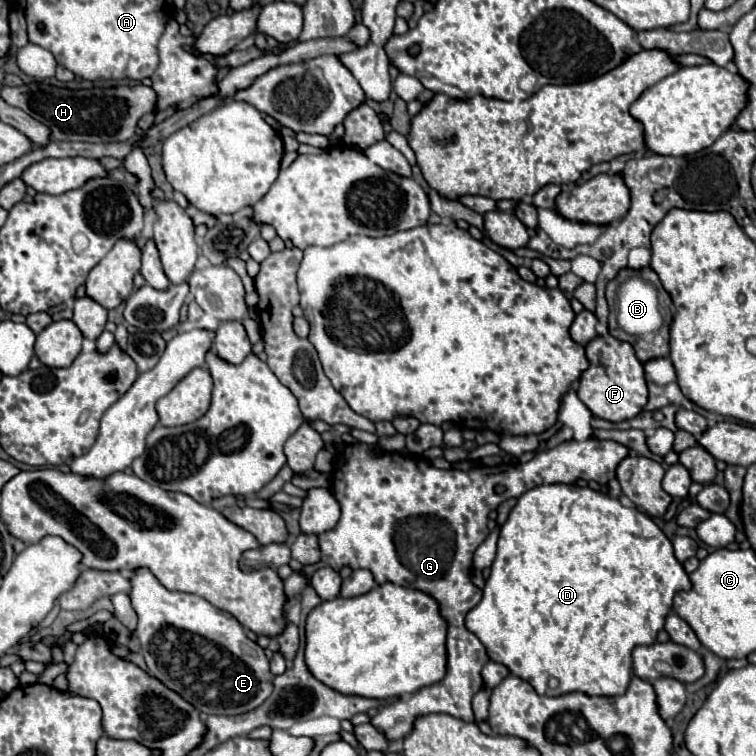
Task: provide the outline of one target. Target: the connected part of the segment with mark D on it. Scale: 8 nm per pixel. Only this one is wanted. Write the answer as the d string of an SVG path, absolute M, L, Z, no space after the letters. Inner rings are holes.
M569 484L541 485L519 496L507 522L501 526L499 542L497 542L497 556L491 566L491 576L487 578L487 584L483 588L483 600L465 616L465 626L485 644L491 660L505 664L511 670L511 674L517 674L519 678L527 680L541 696L561 696L569 692L581 692L587 696L619 696L627 690L631 674L633 674L631 670L633 648L639 644L653 644L657 640L657 632L663 628L665 618L671 612L673 596L679 590L689 590L689 588L691 588L691 580L683 564L675 558L673 544L645 512L633 506L627 508L617 498L611 498L589 487ZM549 678L557 680L555 690L549 688Z

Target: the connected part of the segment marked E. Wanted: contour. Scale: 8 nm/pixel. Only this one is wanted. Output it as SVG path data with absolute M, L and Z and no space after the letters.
M135 568L131 576L131 604L139 616L137 638L141 642L141 654L149 666L149 674L165 682L171 690L181 694L187 702L197 706L201 714L245 714L261 706L271 690L273 676L269 672L269 660L263 648L257 642L249 640L243 632L243 626L229 614L215 606L211 606L201 596L189 596L183 592L167 590L149 568Z

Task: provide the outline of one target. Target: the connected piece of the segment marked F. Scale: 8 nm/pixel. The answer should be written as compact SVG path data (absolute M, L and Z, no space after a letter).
M597 336L587 344L587 358L591 366L581 374L577 396L599 418L621 422L635 418L647 404L647 380L643 364L637 360L633 346L613 336Z

